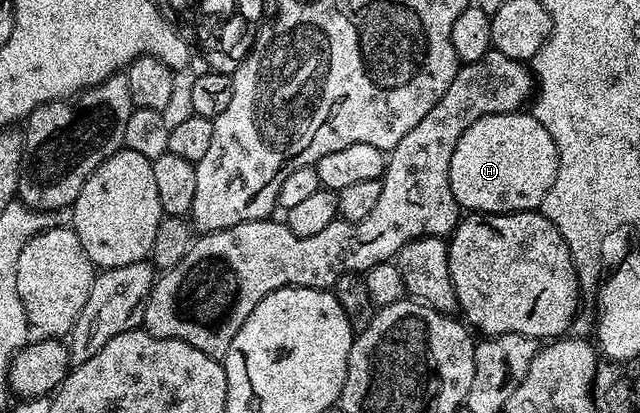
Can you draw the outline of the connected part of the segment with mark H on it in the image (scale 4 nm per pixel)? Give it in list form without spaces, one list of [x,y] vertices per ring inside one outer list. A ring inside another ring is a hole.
[[[525,110],[491,114],[479,118],[479,122],[471,122],[471,126],[463,130],[455,146],[455,154],[451,154],[451,194],[458,209],[468,210],[470,213],[531,212],[540,209],[543,198],[547,198],[547,190],[551,190],[551,185],[555,183],[558,170],[559,154],[555,138],[547,134],[543,122],[539,122],[536,116]]]

